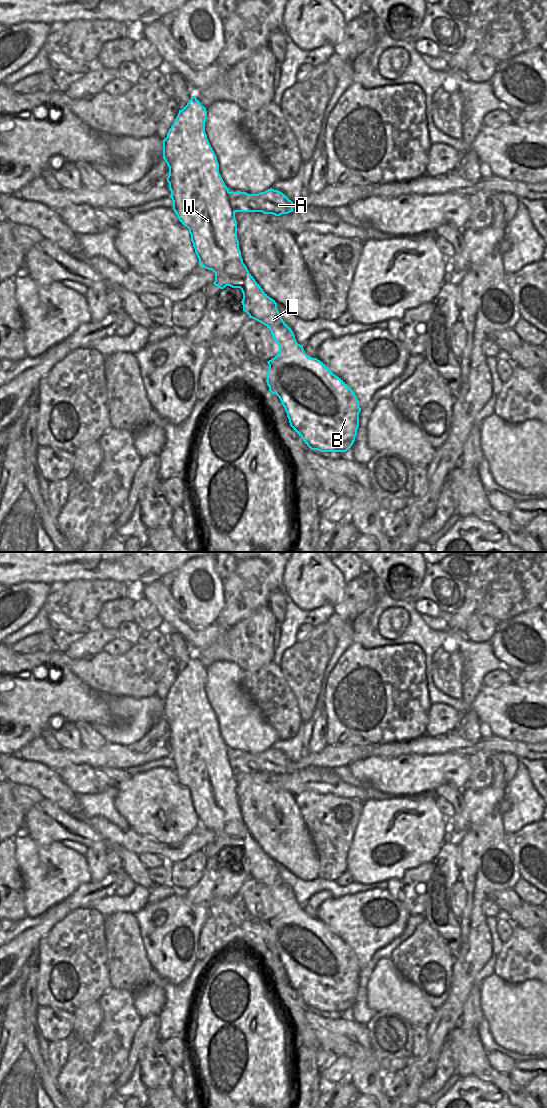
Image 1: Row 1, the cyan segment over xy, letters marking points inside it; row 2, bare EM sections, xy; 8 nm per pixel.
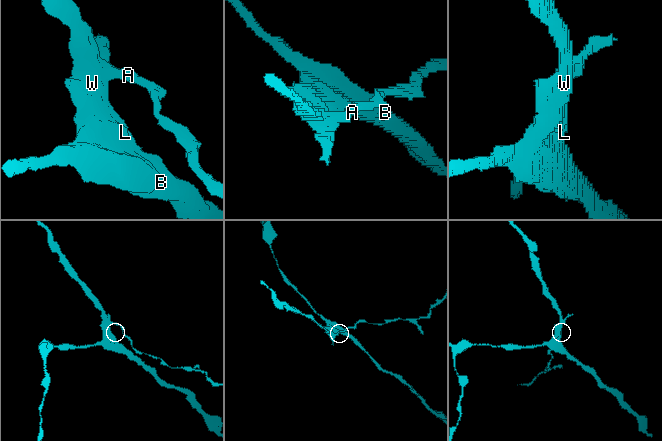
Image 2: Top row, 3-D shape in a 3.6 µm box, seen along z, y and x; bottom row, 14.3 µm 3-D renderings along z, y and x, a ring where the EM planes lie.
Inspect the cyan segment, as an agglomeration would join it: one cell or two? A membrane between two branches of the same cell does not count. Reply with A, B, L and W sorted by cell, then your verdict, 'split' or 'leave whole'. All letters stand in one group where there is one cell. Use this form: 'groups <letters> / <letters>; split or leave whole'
groups A / B L W; split

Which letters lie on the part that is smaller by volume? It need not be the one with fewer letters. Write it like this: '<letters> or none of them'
A

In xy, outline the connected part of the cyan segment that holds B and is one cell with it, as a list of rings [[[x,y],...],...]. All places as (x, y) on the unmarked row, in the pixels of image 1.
[[[192,656],[187,665],[179,670],[167,697],[163,700],[163,719],[169,727],[167,742],[171,751],[173,770],[179,781],[189,789],[199,824],[215,833],[213,844],[220,849],[224,849],[226,846],[240,848],[243,853],[241,861],[243,871],[249,875],[249,878],[264,884],[279,905],[279,913],[267,922],[269,925],[267,945],[269,951],[279,957],[287,973],[290,986],[311,1010],[346,1012],[353,1005],[357,995],[361,971],[359,961],[353,950],[341,938],[336,936],[323,922],[305,913],[303,906],[297,903],[291,888],[283,881],[275,860],[263,851],[243,823],[237,799],[235,771],[229,759],[229,749],[219,733],[217,717],[205,693],[206,679],[206,668],[195,656]]]

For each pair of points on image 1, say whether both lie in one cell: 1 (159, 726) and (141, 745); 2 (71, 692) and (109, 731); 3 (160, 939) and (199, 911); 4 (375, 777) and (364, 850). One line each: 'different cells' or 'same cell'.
1: same cell
2: different cells
3: same cell
4: different cells

